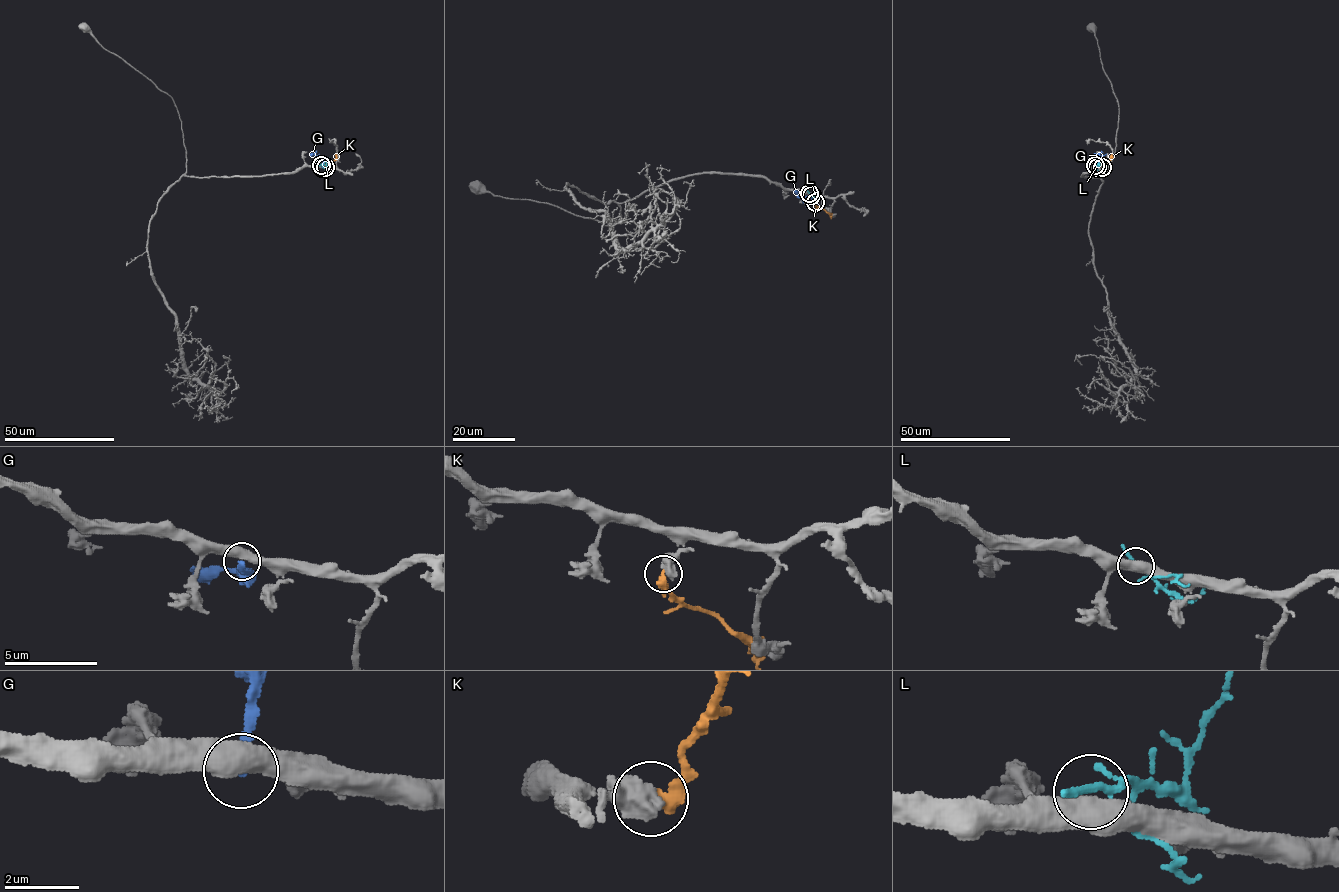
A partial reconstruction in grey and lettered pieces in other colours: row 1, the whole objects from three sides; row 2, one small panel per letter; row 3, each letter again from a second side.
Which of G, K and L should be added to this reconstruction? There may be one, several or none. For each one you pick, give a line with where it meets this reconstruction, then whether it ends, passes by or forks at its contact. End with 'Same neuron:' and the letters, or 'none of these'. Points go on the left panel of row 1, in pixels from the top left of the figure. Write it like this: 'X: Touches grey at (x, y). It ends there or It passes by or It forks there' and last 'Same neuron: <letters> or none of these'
Same neuron: none of these

